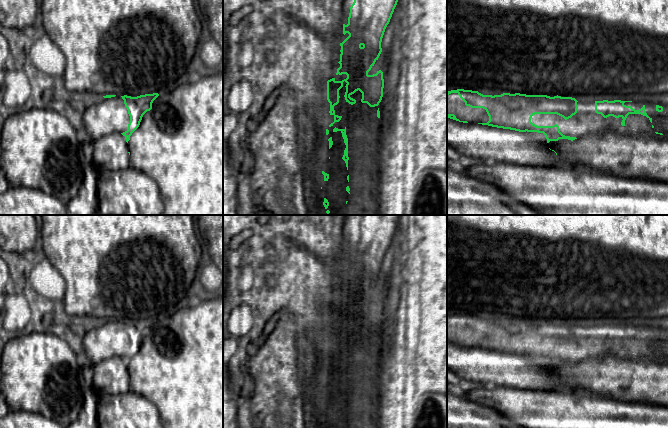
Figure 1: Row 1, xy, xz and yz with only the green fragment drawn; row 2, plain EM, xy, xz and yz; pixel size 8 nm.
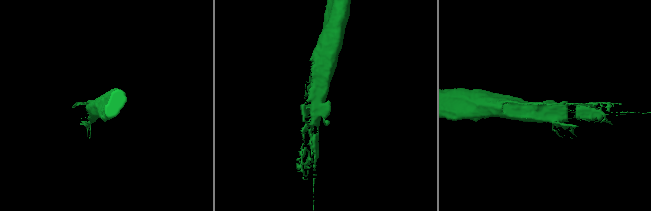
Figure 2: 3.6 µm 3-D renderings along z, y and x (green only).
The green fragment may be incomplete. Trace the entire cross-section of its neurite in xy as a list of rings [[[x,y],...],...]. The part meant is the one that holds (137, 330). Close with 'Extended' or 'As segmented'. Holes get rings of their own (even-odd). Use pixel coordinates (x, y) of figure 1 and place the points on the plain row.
[[[158,317],[137,321],[106,319],[92,324],[83,337],[83,353],[94,364],[121,357],[128,367],[143,339],[152,333],[152,327],[158,320]]]. Extended

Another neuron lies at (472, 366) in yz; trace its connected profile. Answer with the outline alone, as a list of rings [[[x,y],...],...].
[[[447,342],[447,374],[454,377],[465,385],[482,385],[495,387],[514,387],[518,389],[528,389],[534,391],[557,391],[575,393],[579,390],[569,388],[562,382],[559,375],[552,371],[543,357],[519,356],[510,353],[503,353],[482,348],[463,347]]]

